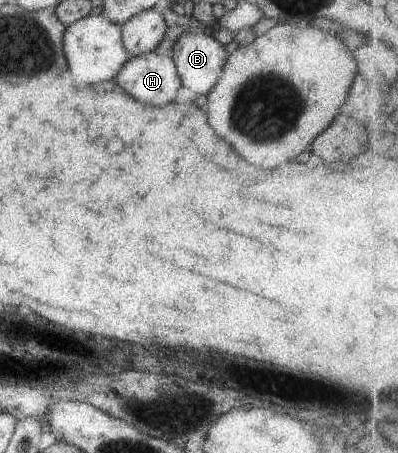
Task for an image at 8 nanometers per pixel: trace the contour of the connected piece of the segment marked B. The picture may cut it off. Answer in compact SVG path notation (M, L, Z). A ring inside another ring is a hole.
M206 32L183 34L171 53L183 87L207 95L221 77L228 53Z

